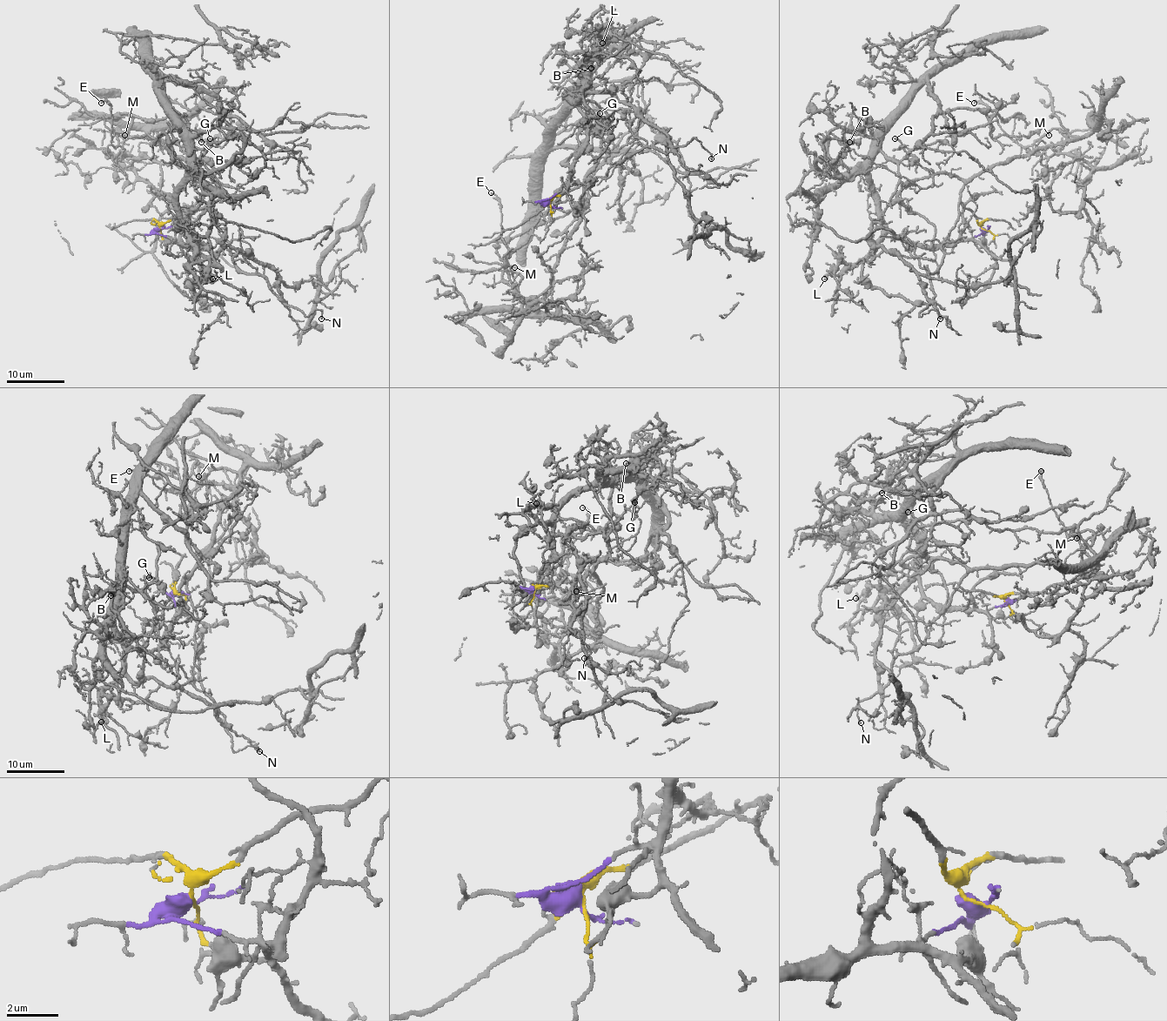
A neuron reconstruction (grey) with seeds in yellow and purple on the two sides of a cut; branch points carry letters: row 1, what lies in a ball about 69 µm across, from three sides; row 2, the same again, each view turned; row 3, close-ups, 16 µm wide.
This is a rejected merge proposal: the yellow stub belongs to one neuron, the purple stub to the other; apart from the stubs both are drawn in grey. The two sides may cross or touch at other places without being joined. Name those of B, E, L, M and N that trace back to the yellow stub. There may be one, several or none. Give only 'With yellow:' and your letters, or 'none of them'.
With yellow: E, M, N

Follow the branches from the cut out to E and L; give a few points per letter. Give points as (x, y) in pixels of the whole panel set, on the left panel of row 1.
E: (160, 228), (198, 204), (191, 165), (161, 142), (112, 129), (114, 148), (110, 106), (101, 103)
L: (160, 228), (160, 234), (194, 245), (190, 232), (194, 254), (189, 263), (207, 260), (206, 274), (213, 278)

